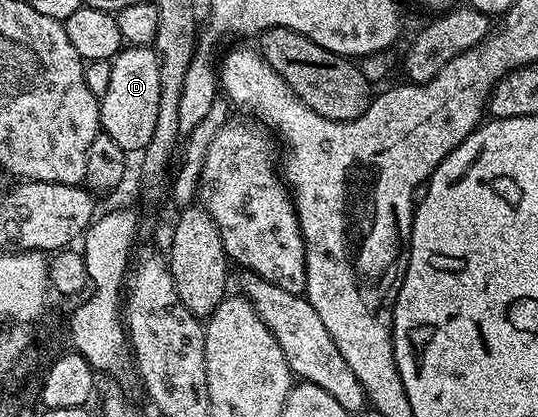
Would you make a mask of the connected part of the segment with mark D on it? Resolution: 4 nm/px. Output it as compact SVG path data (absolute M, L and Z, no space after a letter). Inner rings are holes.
M128 46L111 59L113 73L109 80L109 89L99 103L99 125L102 133L113 136L116 144L128 152L141 152L153 140L153 128L157 128L157 107L161 105L161 68L159 57L151 46Z

